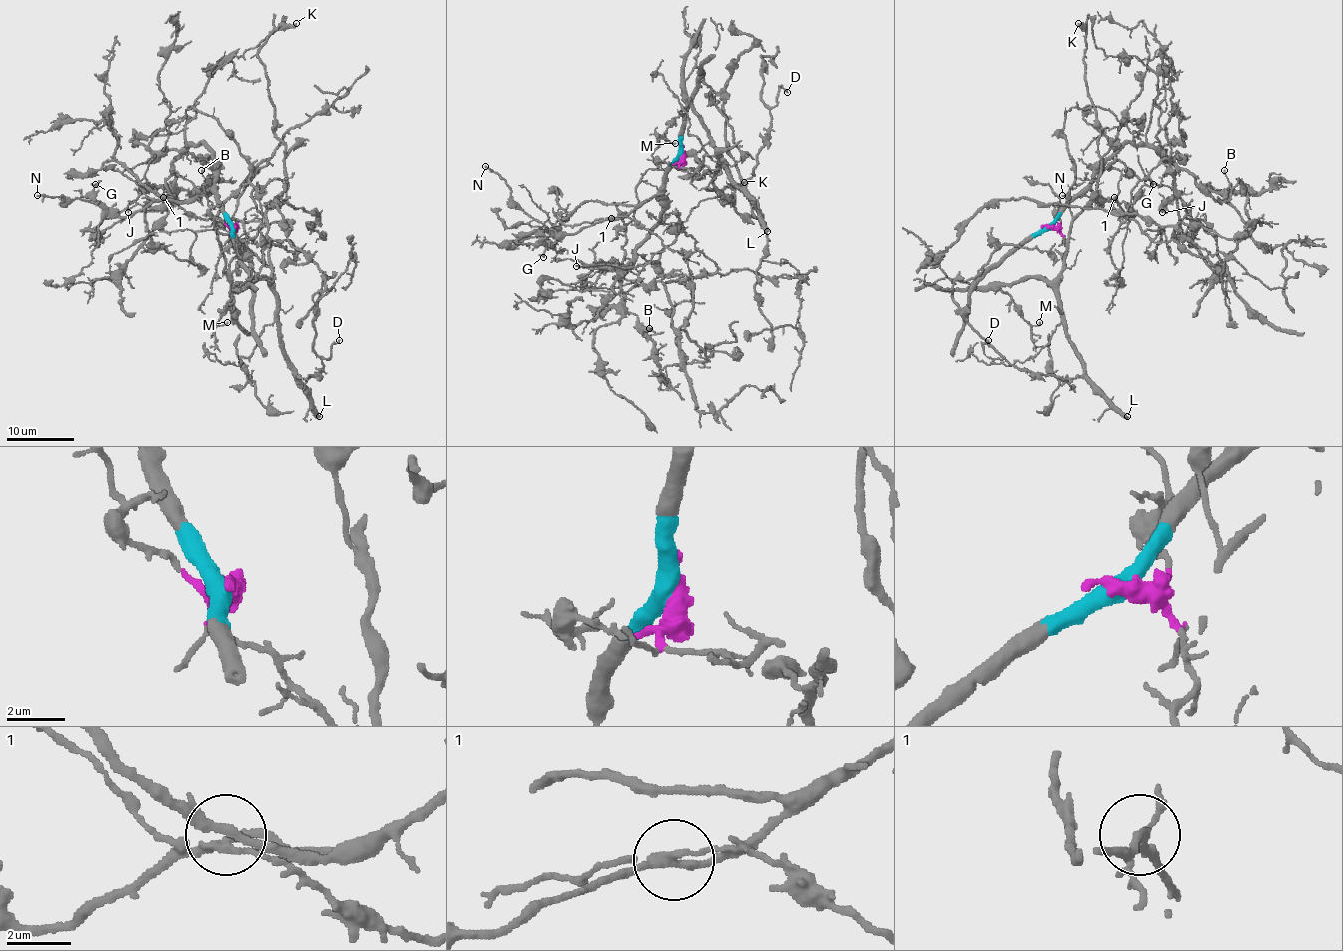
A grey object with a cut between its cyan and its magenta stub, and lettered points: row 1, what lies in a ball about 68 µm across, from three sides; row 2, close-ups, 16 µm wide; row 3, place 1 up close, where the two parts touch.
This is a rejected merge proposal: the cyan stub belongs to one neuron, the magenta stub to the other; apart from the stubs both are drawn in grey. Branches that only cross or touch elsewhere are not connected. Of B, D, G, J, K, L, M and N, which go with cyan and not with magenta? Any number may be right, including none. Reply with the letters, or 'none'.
B, G, J, N

